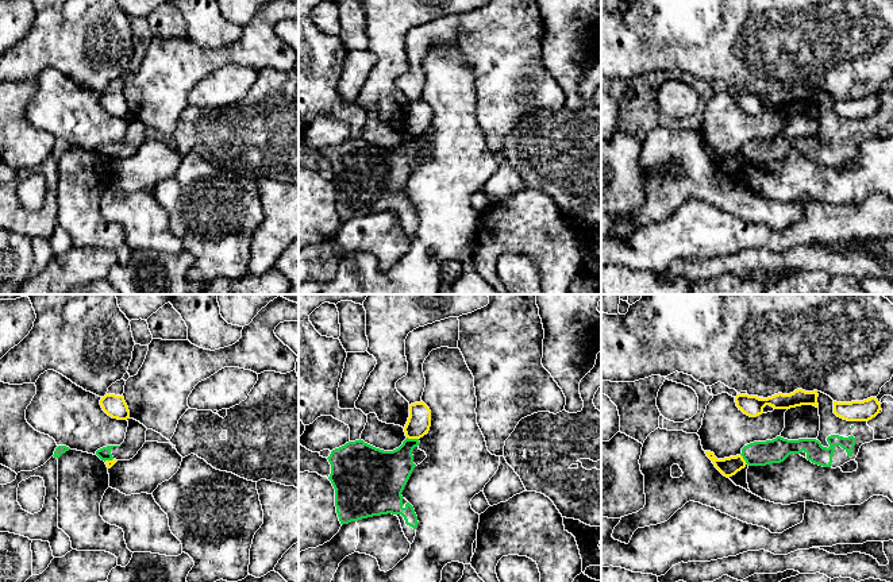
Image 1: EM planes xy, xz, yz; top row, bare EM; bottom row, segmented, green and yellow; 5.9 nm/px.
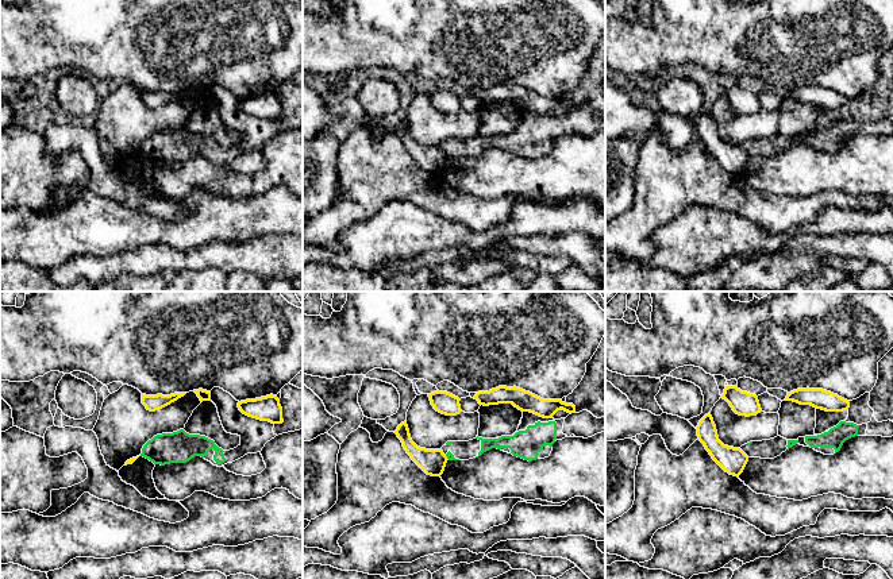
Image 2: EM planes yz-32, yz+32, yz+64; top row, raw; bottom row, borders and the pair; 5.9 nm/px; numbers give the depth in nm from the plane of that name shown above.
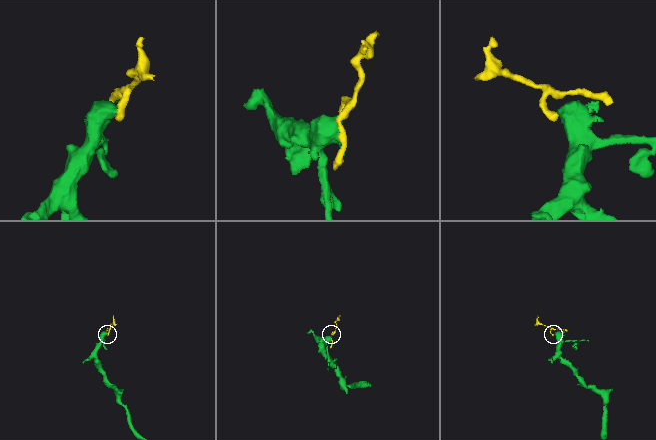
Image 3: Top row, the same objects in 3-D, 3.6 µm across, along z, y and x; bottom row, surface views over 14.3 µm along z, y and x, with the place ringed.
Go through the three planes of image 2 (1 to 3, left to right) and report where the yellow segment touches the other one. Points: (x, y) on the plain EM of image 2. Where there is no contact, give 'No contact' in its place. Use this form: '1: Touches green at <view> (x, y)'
1: No contact
2: Touches green at yz+32 (447, 155)
3: No contact

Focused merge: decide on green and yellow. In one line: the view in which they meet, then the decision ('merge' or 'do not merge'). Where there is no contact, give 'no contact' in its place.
xz | do not merge

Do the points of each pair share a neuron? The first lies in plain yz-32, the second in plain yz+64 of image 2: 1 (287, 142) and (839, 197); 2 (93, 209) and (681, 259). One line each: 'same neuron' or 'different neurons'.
1: different neurons
2: same neuron

